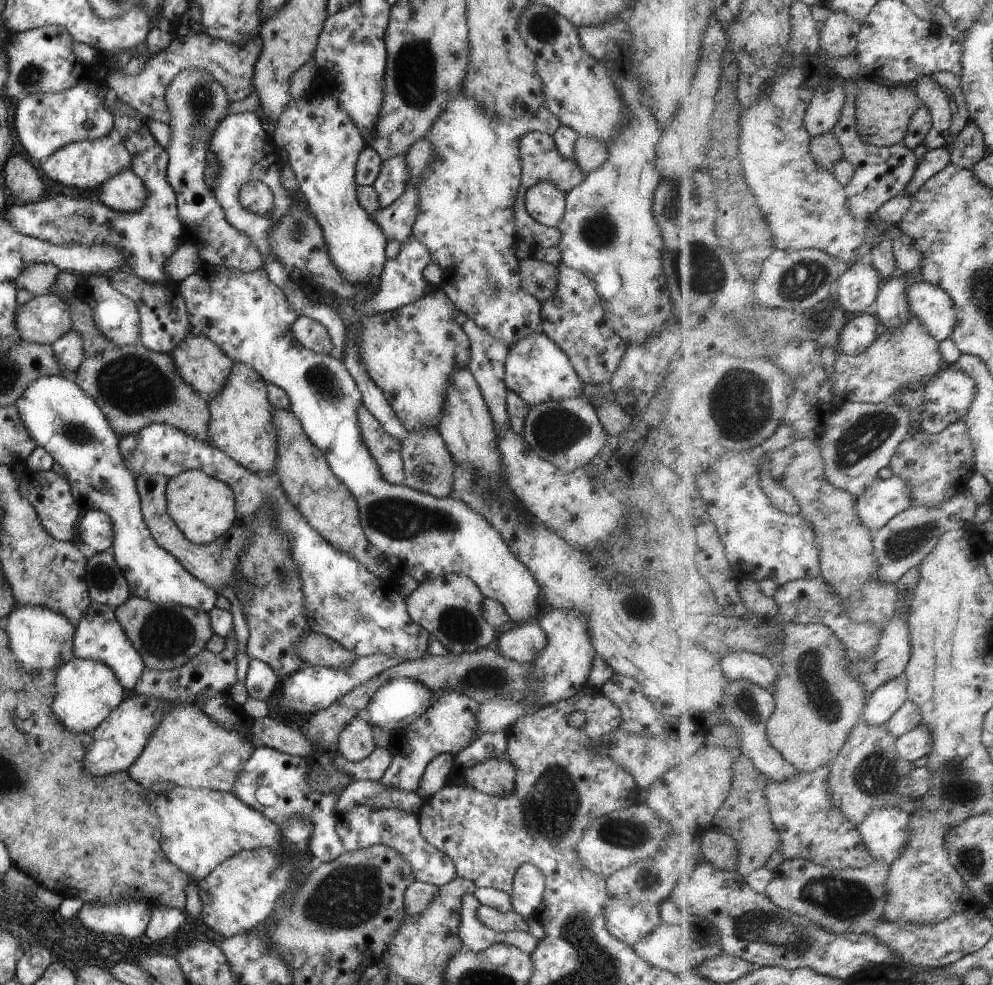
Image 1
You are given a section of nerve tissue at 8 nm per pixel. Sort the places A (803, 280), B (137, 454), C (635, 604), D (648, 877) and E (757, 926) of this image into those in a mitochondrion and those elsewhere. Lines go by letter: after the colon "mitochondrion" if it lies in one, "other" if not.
A: mitochondrion
B: mitochondrion
C: mitochondrion
D: mitochondrion
E: mitochondrion

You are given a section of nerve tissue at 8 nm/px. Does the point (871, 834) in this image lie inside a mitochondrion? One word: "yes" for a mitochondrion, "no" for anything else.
no

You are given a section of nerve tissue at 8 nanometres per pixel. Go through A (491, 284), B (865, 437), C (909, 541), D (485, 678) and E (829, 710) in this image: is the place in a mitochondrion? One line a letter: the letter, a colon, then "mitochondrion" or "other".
A: mitochondrion
B: mitochondrion
C: mitochondrion
D: mitochondrion
E: mitochondrion

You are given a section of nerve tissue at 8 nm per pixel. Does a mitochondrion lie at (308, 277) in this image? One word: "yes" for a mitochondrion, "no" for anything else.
yes

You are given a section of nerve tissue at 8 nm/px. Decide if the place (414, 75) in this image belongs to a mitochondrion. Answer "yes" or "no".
yes

